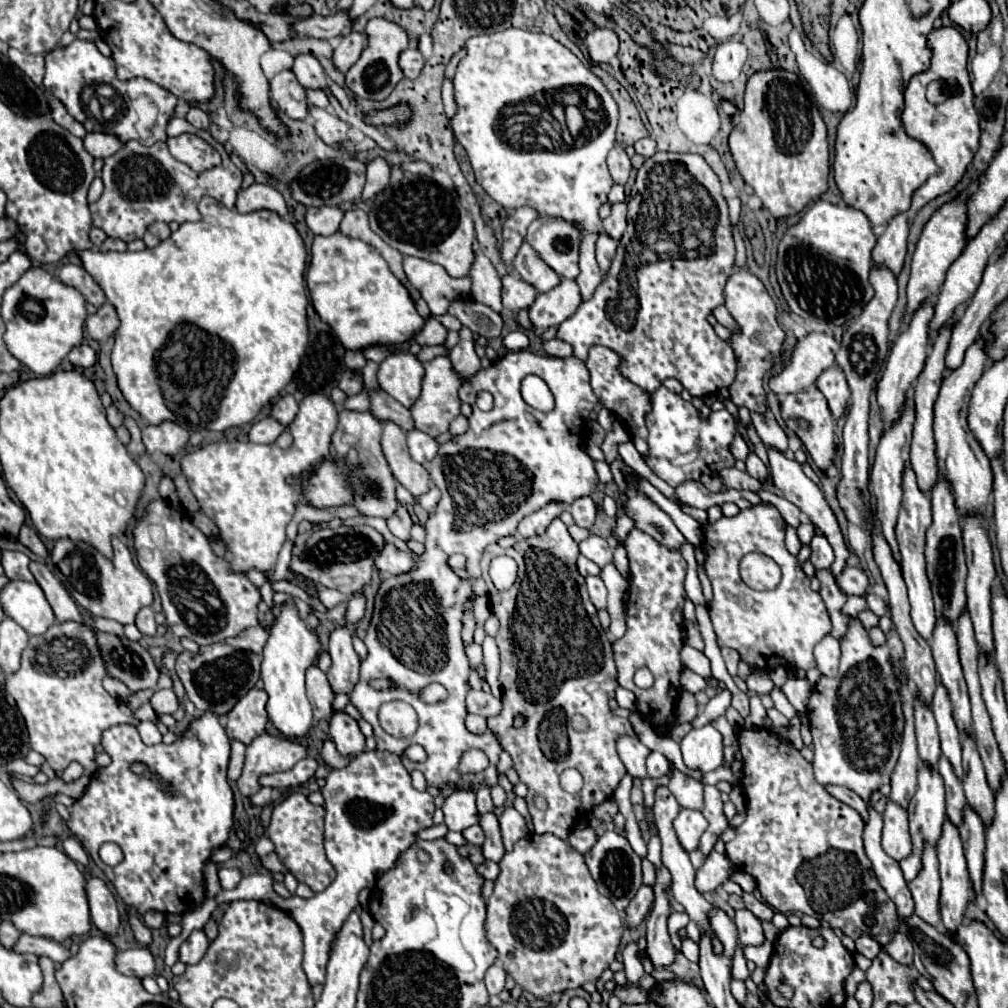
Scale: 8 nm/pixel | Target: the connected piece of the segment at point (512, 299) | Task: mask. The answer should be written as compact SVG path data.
M507 273L503 277L503 305L511 311L519 311L525 307L531 307L535 297L537 297L537 289L523 281L519 275L511 275Z

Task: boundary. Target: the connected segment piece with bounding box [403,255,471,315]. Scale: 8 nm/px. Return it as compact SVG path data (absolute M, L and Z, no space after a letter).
M403 257L403 269L407 279L431 309L431 315L447 313L451 301L471 295L471 277L451 277L441 265L419 259Z

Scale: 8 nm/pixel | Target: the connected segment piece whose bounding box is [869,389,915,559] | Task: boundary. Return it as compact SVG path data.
M909 389L903 411L899 415L897 421L893 421L889 427L885 427L885 431L881 433L881 441L877 447L877 455L875 455L875 463L871 467L871 495L875 499L875 515L883 527L883 535L889 541L895 557L899 559L897 553L897 541L895 541L895 521L897 521L897 513L899 513L899 505L901 505L901 475L903 475L903 465L909 461L909 443L911 443L911 429L915 423L915 403L913 403L913 389Z

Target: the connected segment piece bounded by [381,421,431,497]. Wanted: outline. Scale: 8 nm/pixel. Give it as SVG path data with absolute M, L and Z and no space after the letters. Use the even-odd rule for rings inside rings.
M393 421L383 423L383 453L395 475L395 479L405 485L415 497L429 491L431 479L421 463L415 463L407 451L407 435Z

